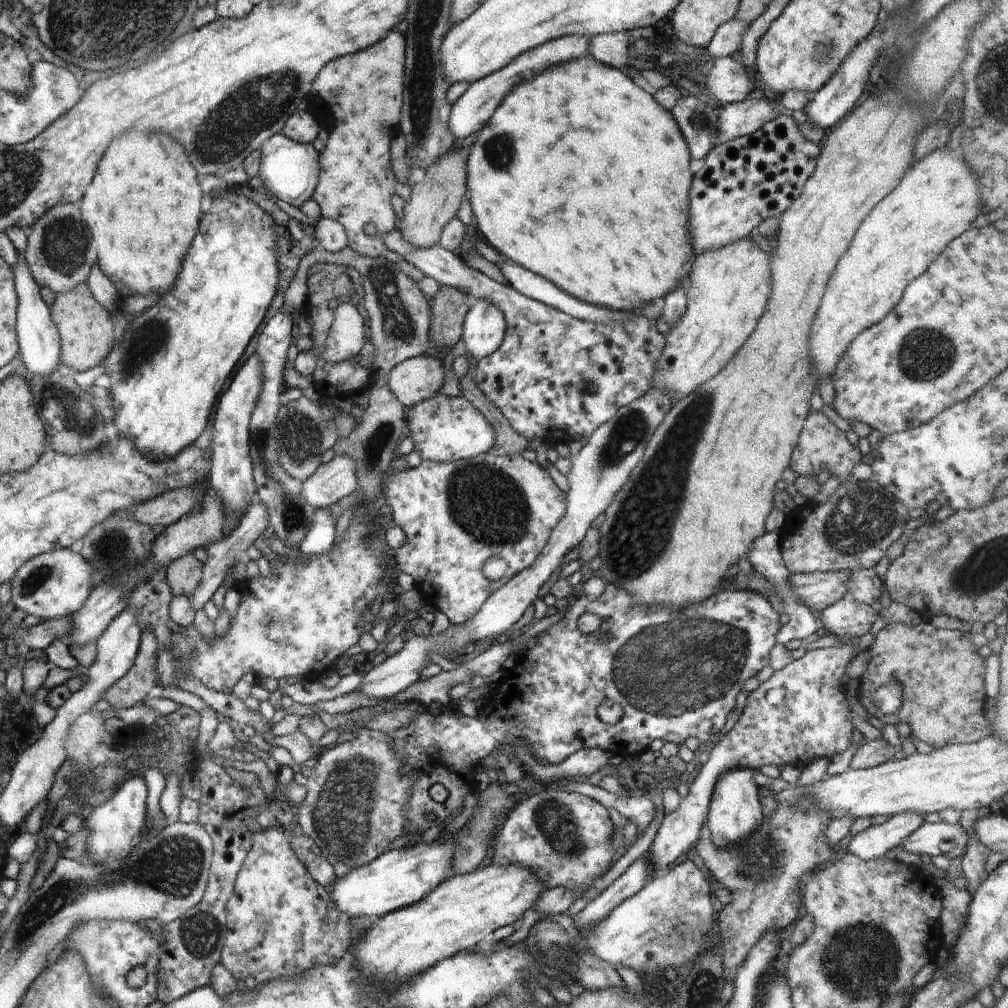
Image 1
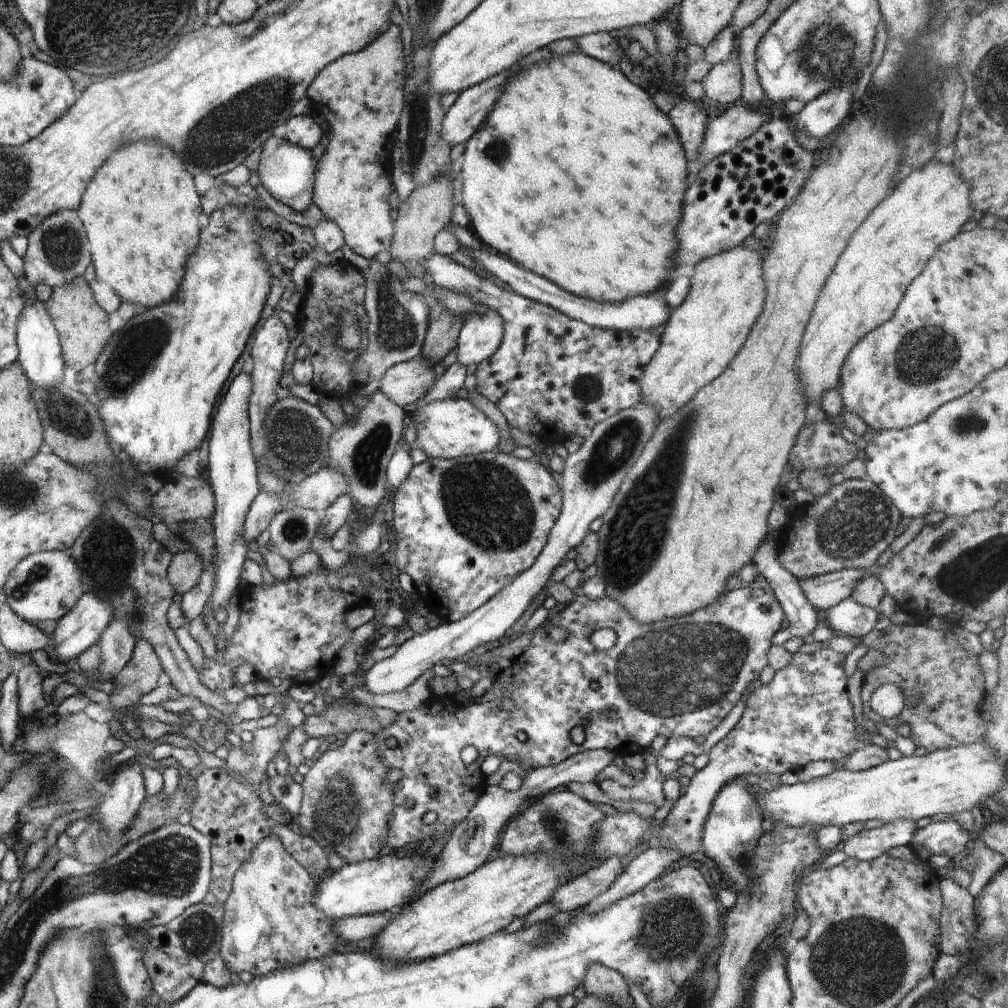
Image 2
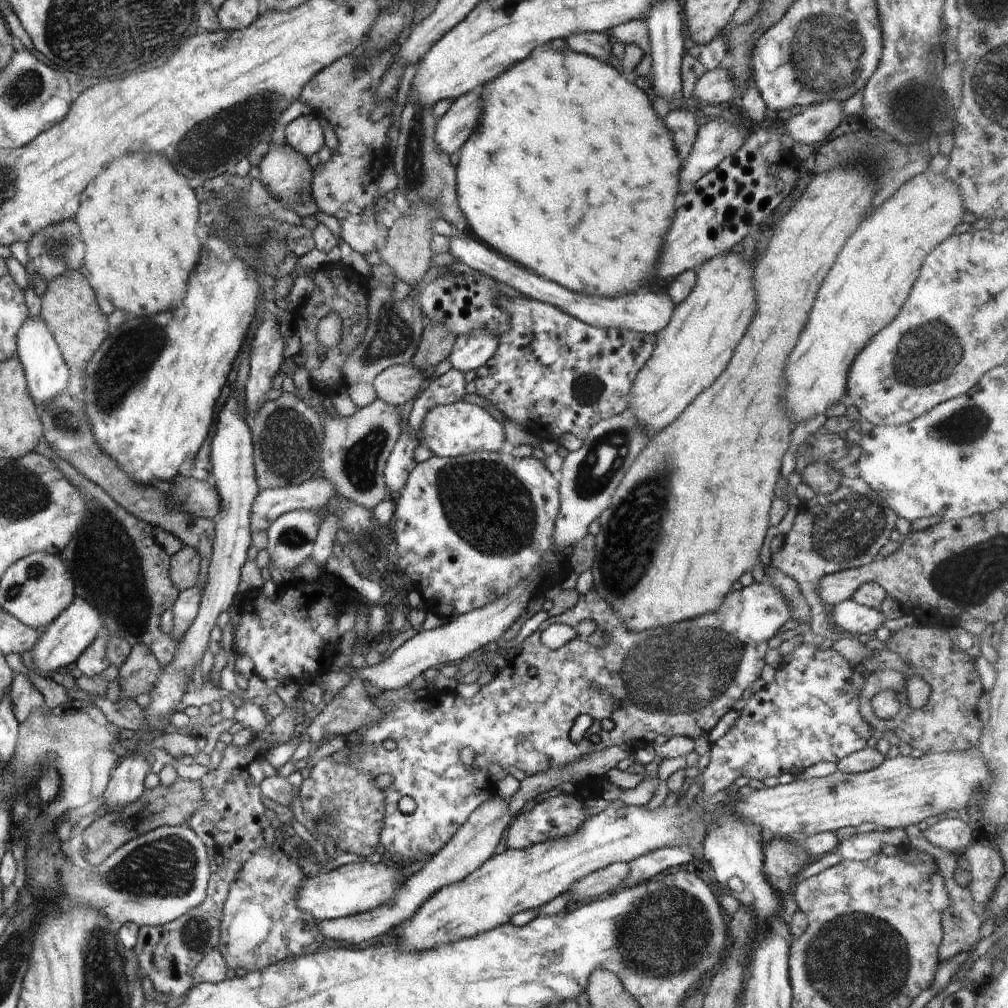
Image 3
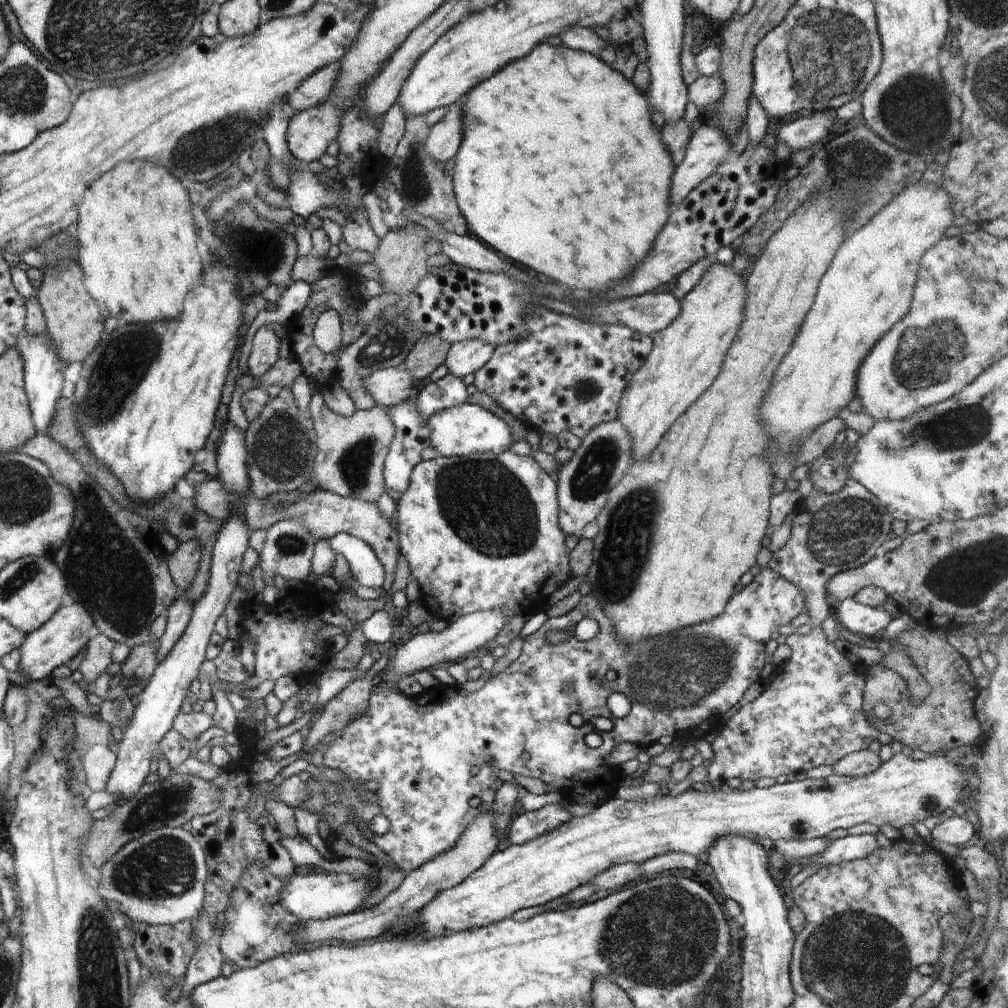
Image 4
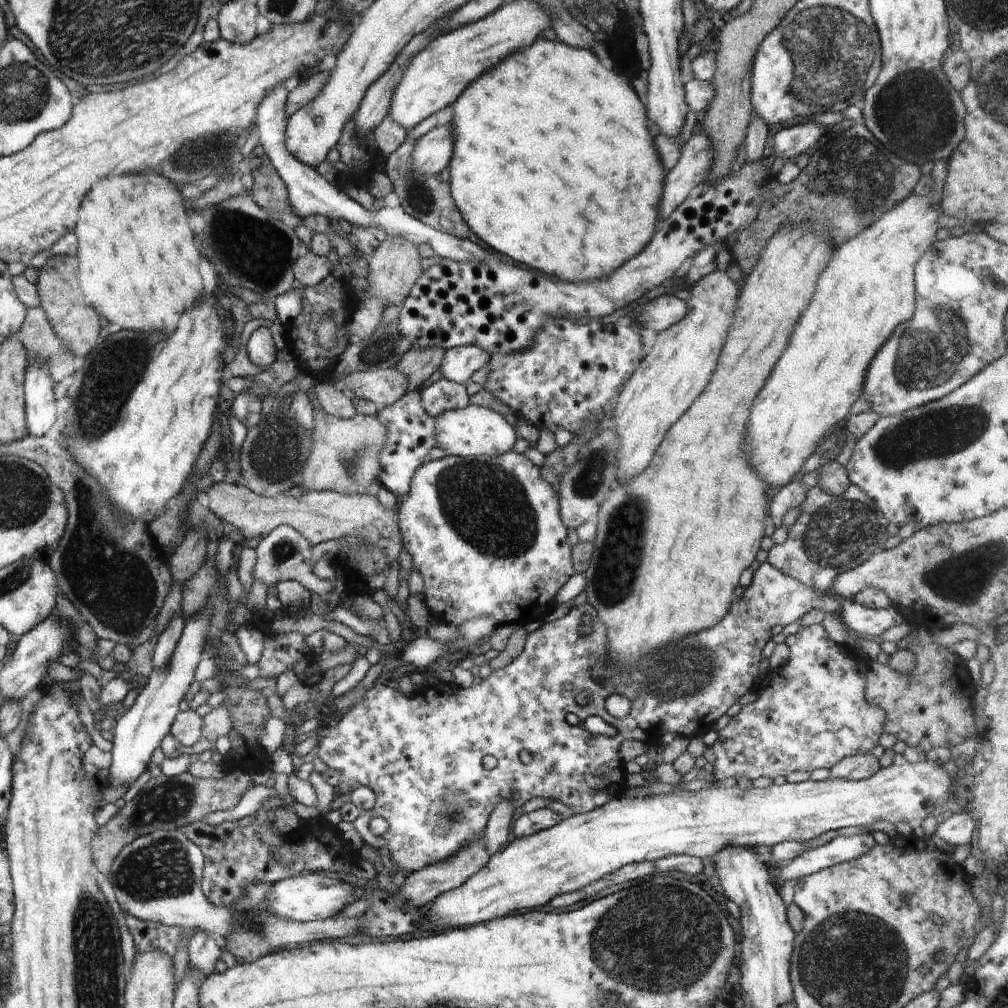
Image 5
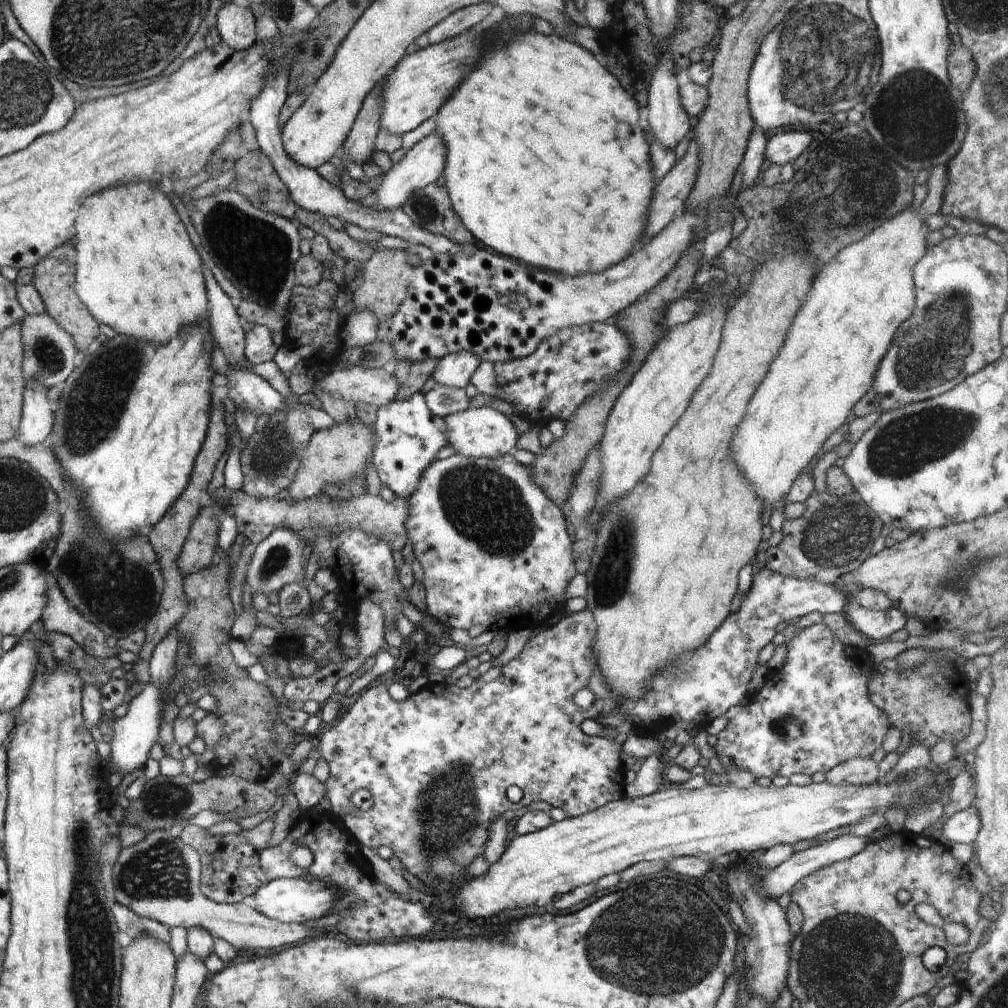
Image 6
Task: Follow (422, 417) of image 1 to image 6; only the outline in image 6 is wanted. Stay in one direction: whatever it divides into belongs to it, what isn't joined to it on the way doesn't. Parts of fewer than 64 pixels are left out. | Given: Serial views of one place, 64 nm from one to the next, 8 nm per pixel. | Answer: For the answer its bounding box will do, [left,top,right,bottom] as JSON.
[443,407,519,458]

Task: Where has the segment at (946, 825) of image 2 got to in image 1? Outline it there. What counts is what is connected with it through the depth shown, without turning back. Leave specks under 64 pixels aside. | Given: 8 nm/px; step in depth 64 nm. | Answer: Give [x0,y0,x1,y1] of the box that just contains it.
[899,821,968,859]

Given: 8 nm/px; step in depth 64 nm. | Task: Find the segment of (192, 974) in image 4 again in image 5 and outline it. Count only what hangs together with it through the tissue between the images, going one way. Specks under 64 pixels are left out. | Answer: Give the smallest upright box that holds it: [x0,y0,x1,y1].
[188,933,222,978]

